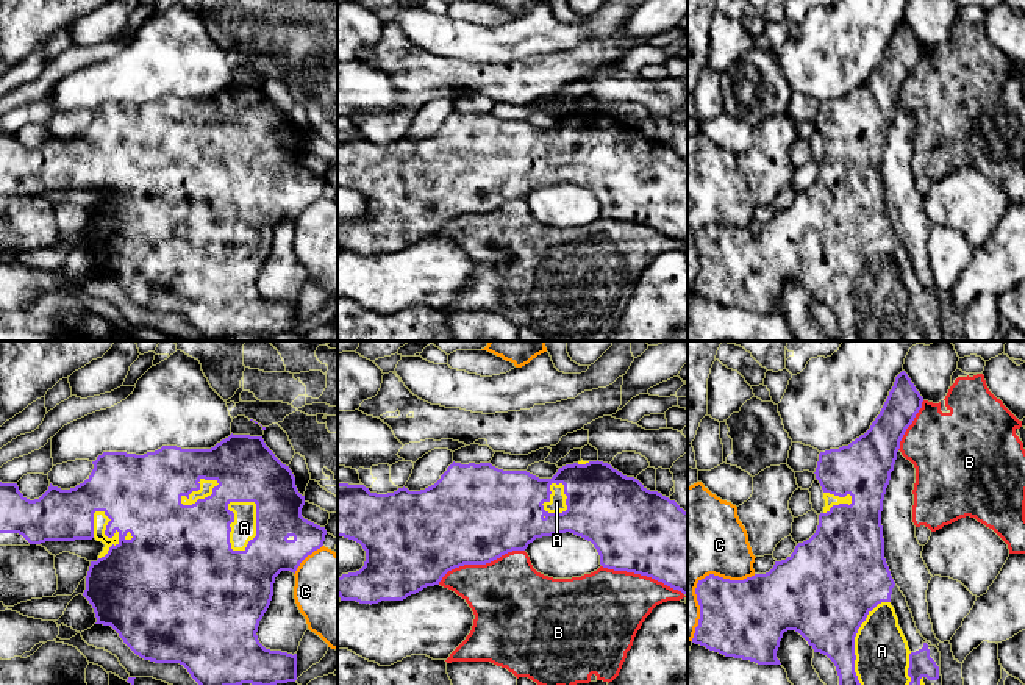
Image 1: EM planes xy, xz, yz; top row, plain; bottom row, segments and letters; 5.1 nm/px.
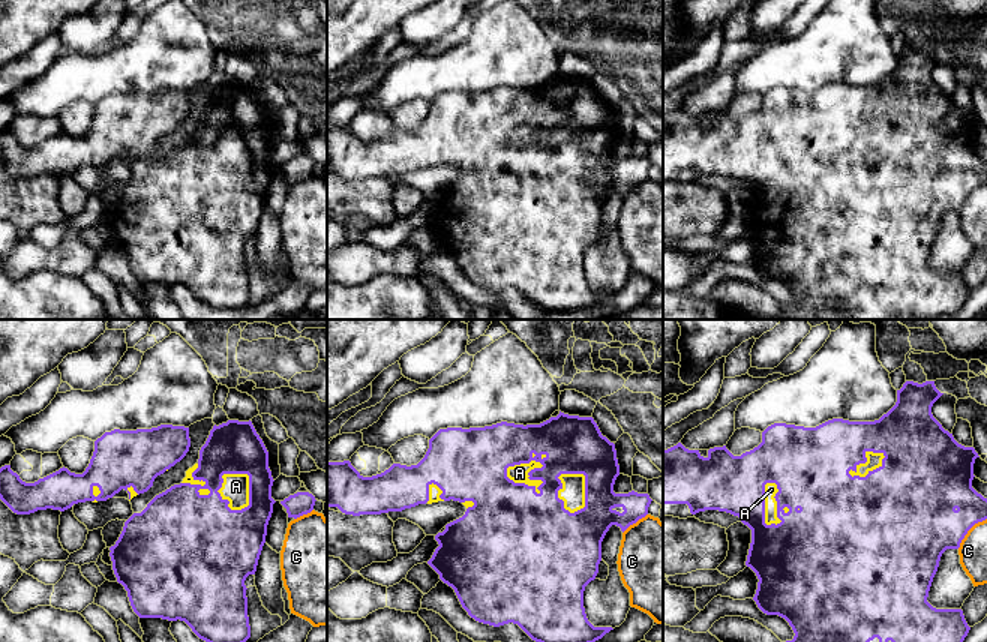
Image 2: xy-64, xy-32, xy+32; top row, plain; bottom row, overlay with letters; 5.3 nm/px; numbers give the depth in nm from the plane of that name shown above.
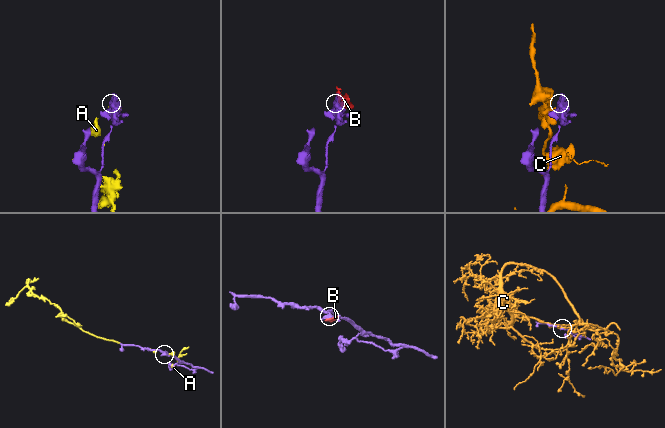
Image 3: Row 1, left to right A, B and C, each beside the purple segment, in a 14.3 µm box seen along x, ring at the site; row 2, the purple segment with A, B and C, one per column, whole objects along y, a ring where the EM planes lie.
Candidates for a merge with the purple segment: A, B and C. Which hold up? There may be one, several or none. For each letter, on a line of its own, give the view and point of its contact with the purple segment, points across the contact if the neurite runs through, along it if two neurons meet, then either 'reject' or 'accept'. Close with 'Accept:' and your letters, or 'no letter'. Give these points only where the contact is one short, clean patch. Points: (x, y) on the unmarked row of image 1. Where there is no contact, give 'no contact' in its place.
A: xy (257, 180) | accept
B: xz (480, 213) | reject
C: xy (305, 207) | reject
Accept: A

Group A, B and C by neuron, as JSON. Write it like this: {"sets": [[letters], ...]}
{"sets": [["A"], ["B"], ["C"]]}

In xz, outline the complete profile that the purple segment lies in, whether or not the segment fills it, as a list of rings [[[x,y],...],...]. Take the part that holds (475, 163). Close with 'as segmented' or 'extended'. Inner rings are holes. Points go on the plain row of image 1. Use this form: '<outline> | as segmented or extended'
[[[581,109],[573,114],[566,114],[559,117],[552,128],[539,128],[527,120],[503,120],[492,116],[491,113],[461,114],[453,111],[434,134],[420,141],[409,141],[403,136],[388,144],[370,142],[364,134],[338,133],[338,186],[353,189],[366,200],[366,211],[359,221],[338,227],[338,246],[341,250],[356,250],[359,253],[370,255],[381,250],[403,250],[427,236],[439,235],[442,227],[455,217],[464,214],[486,214],[508,202],[525,200],[536,188],[566,181],[591,191],[600,205],[600,214],[603,217],[647,225],[688,246],[688,161],[684,161],[675,150],[670,150],[661,142],[647,139],[638,128],[627,127],[611,114],[598,109]]] | extended

